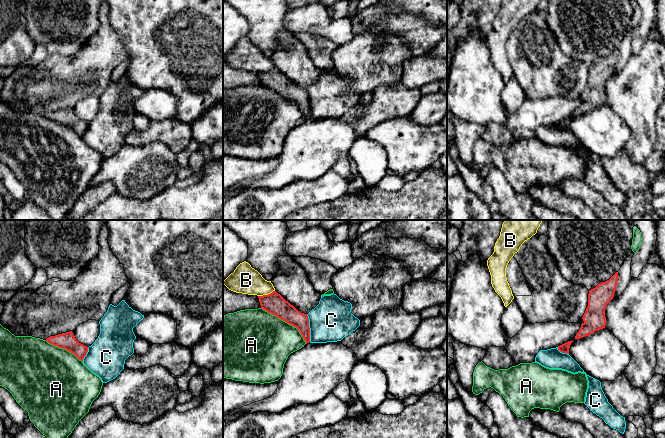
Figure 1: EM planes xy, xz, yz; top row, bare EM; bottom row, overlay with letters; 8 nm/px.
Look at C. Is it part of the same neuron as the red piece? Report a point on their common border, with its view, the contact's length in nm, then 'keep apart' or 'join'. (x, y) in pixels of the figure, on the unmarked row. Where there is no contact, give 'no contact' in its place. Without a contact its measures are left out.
xz (309, 104) | 220 nm | keep apart

